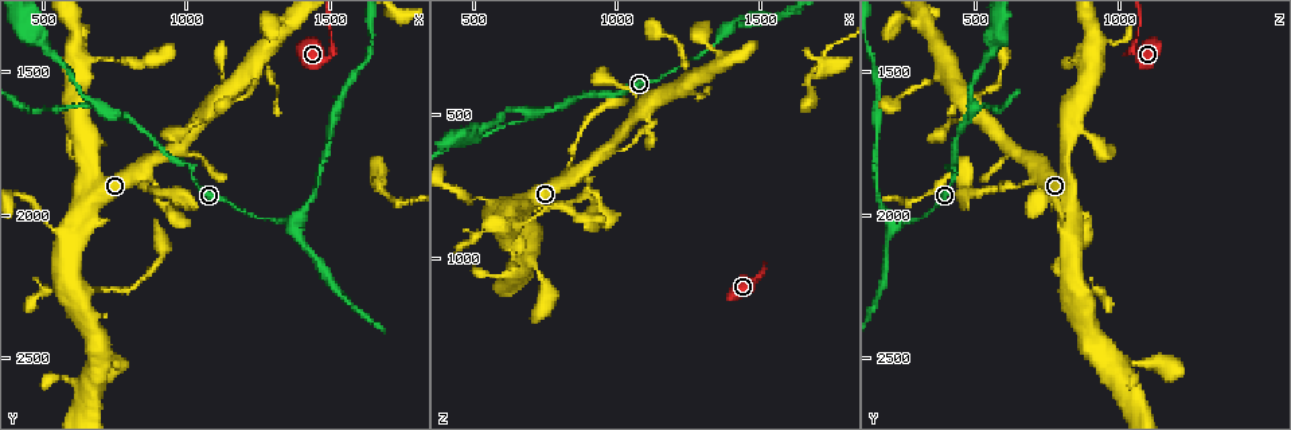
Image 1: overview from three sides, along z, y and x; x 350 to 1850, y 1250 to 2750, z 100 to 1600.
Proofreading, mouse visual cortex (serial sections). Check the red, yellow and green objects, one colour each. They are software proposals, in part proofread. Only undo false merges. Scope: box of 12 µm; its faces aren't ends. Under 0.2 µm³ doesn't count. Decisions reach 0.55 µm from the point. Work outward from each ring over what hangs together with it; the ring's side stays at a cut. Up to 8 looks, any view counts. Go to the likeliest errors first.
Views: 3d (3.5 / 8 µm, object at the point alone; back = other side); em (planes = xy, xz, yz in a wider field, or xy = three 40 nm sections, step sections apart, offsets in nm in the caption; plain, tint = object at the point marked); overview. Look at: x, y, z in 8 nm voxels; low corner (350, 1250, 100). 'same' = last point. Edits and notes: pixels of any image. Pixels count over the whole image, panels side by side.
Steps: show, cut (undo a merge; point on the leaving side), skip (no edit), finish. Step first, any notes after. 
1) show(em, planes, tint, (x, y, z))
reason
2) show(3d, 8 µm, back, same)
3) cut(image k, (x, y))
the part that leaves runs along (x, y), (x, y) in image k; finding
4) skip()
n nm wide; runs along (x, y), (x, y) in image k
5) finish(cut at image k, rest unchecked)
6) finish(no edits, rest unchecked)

show(3d, 3.5 µm, back, (700, 1630, 510))
side arm on a straight run

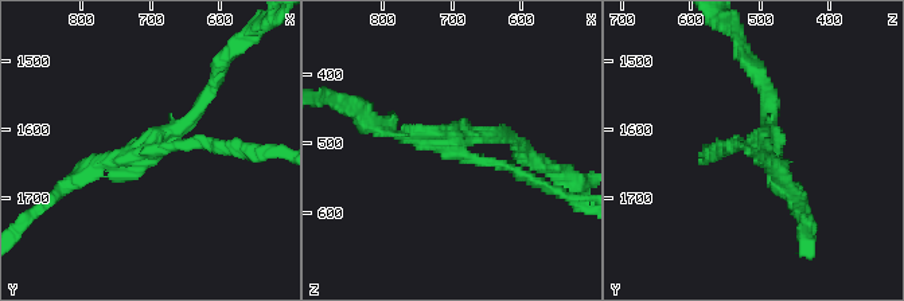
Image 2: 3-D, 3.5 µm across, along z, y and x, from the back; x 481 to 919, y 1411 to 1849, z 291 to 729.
show(em, planes, tint, (705, 1625, 500))
3 arms; arms of 150, 150, 200 nm; shape alone is not enough

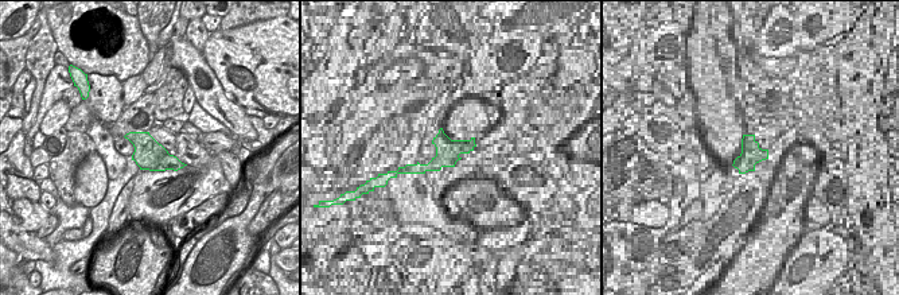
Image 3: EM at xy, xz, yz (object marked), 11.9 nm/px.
cut(image 2, (201, 106))
a second cell is stuck on

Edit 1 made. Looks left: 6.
show(3d, 3.5 µm, (1350, 2010, 240))
three arms meet

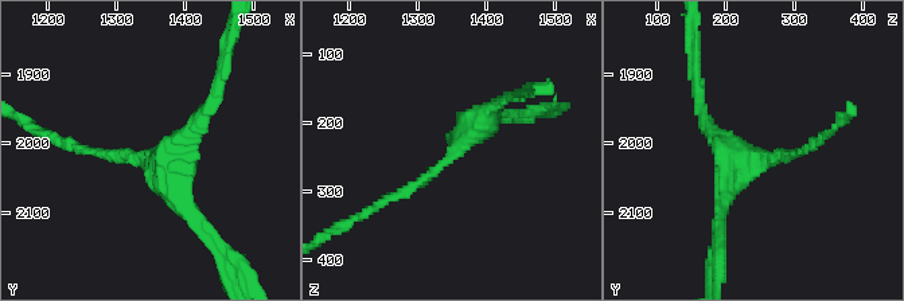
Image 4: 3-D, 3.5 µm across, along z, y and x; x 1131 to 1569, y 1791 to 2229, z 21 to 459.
skip()
runs along (381, 203), (431, 176), (509, 97) in image 4; continuous, no second cell

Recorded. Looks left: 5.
show(3d, 8 µm, (560, 2070, 820))
calibre changes

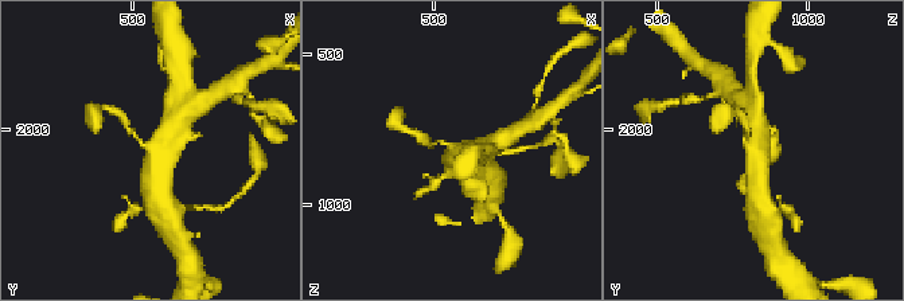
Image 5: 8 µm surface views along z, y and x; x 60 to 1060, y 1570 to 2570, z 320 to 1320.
show(em, xy, step 5, tint, (560, 2060, 820))
need the tissue

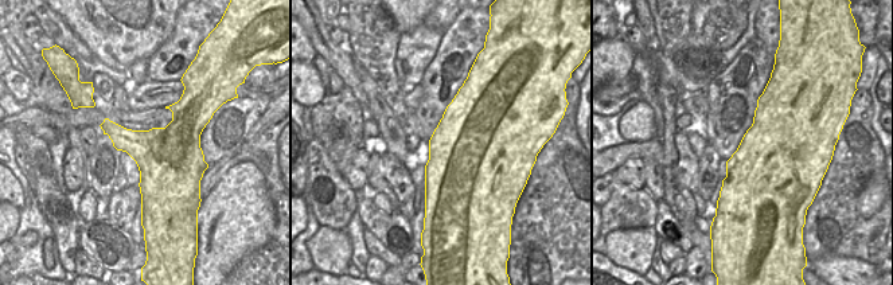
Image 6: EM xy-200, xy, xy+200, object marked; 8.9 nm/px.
skip()
one cell here

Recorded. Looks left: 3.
finish(cut at image 2, rest unchecked)

